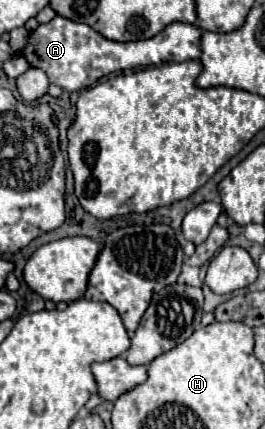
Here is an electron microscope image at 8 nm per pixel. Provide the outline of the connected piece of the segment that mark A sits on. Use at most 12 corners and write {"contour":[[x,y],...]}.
{"contour":[[63,17],[21,55],[65,91],[109,73],[201,57],[201,29],[171,23],[119,43]]}

